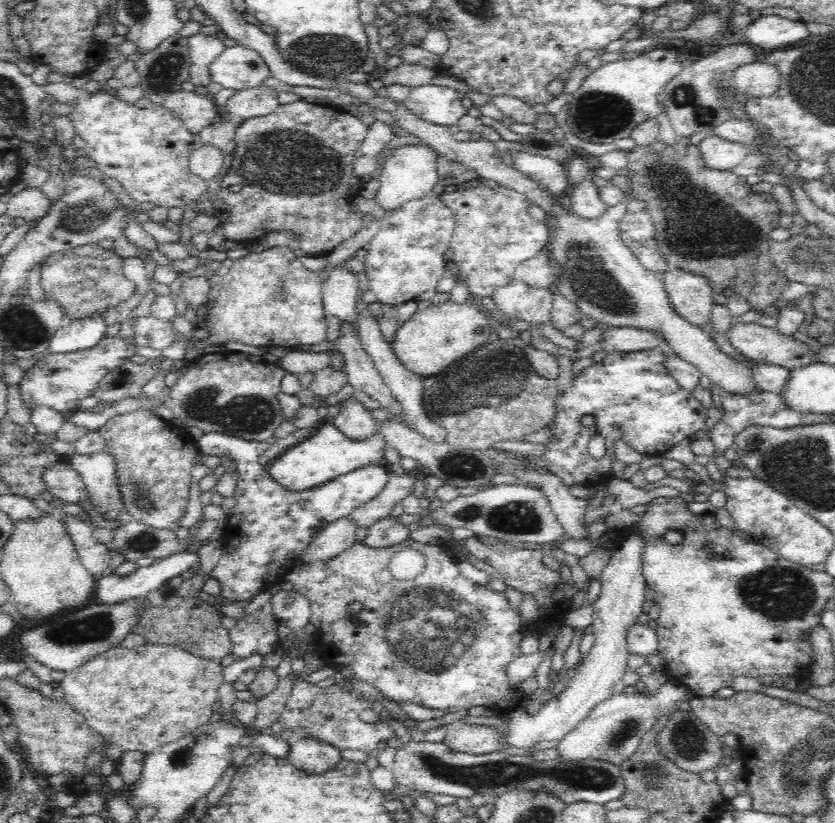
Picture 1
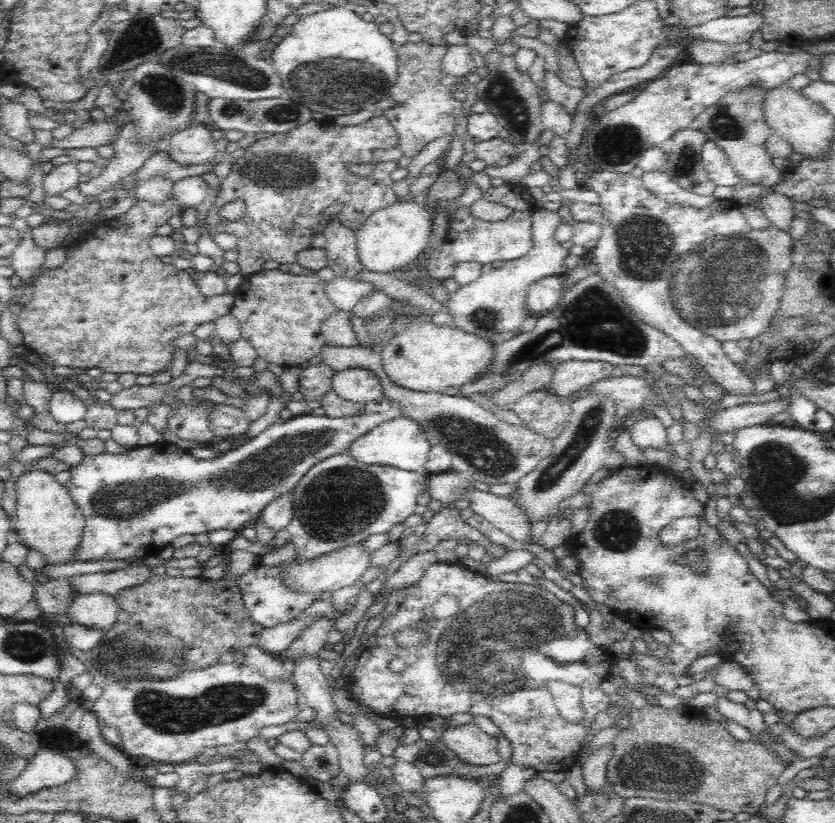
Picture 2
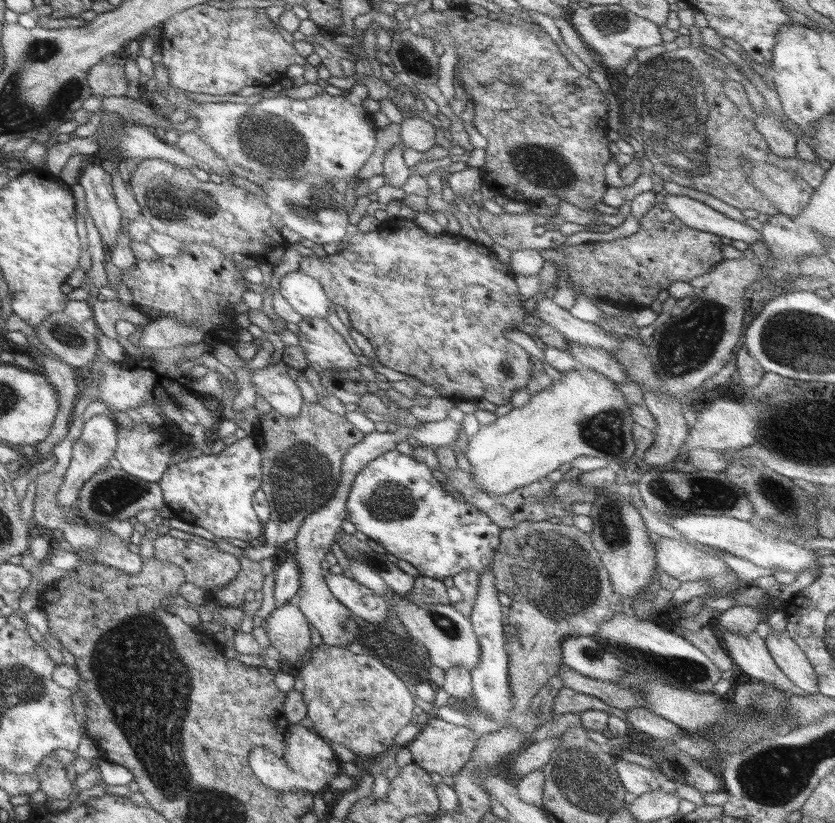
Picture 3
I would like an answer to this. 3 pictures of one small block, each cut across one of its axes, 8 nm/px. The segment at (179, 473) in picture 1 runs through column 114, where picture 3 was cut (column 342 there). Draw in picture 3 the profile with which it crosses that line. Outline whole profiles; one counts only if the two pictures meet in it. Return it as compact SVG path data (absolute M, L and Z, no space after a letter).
M319 402L303 404L301 412L295 418L285 418L277 410L271 410L253 422L253 440L261 452L261 490L265 492L271 514L269 514L269 520L263 524L263 540L265 540L263 546L239 550L243 558L257 562L257 564L261 560L271 560L277 548L281 548L289 540L295 540L303 520L309 514L317 512L321 506L325 506L333 498L339 486L339 478L341 478L341 460L349 448L353 448L355 444L363 440L363 436L365 434L359 432L355 426L351 426L345 416L325 410Z

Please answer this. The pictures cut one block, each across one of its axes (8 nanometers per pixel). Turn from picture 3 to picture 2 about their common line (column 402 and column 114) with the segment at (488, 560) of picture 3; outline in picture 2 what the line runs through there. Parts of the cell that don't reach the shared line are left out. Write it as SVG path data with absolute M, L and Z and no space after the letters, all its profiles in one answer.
M382 396L374 402L366 402L362 412L348 418L312 414L294 416L284 424L270 426L260 436L248 440L244 446L218 454L212 460L196 460L188 450L182 450L170 442L132 448L128 454L102 452L98 456L84 456L80 464L70 468L72 482L64 484L64 488L70 492L72 502L82 510L86 518L84 534L76 552L76 562L152 558L158 556L166 546L172 546L172 542L184 534L204 534L212 530L240 532L242 526L258 522L262 518L262 510L266 510L272 500L286 492L294 494L296 484L302 482L302 476L306 476L306 472L314 464L334 454L348 454L352 442L388 420L402 418L402 412L402 406Z

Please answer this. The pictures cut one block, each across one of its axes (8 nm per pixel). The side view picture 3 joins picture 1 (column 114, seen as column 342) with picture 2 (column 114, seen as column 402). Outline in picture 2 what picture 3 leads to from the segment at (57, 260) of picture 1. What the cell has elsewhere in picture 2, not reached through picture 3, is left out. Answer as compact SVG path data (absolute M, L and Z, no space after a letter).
M176 198L168 200L164 206L154 206L150 202L140 200L132 210L128 210L126 214L122 214L120 218L114 218L114 222L106 222L106 226L96 226L94 232L90 232L82 242L78 242L74 248L68 248L68 256L64 260L62 266L54 268L54 270L46 270L46 272L38 272L30 278L32 286L34 286L34 296L32 300L22 306L22 312L18 316L18 330L24 338L24 348L34 350L46 364L50 366L68 366L68 368L102 368L104 372L114 372L114 374L124 374L124 372L134 372L136 376L158 376L158 372L166 370L170 366L170 362L174 360L174 340L178 340L184 334L192 334L198 326L206 324L206 322L216 322L226 314L232 314L234 304L234 294L220 294L220 296L204 296L198 288L198 276L190 276L186 270L178 270L174 264L164 264L152 250L150 250L150 240L156 238L156 228L166 226L170 222L172 216L182 214L184 208L178 206Z

